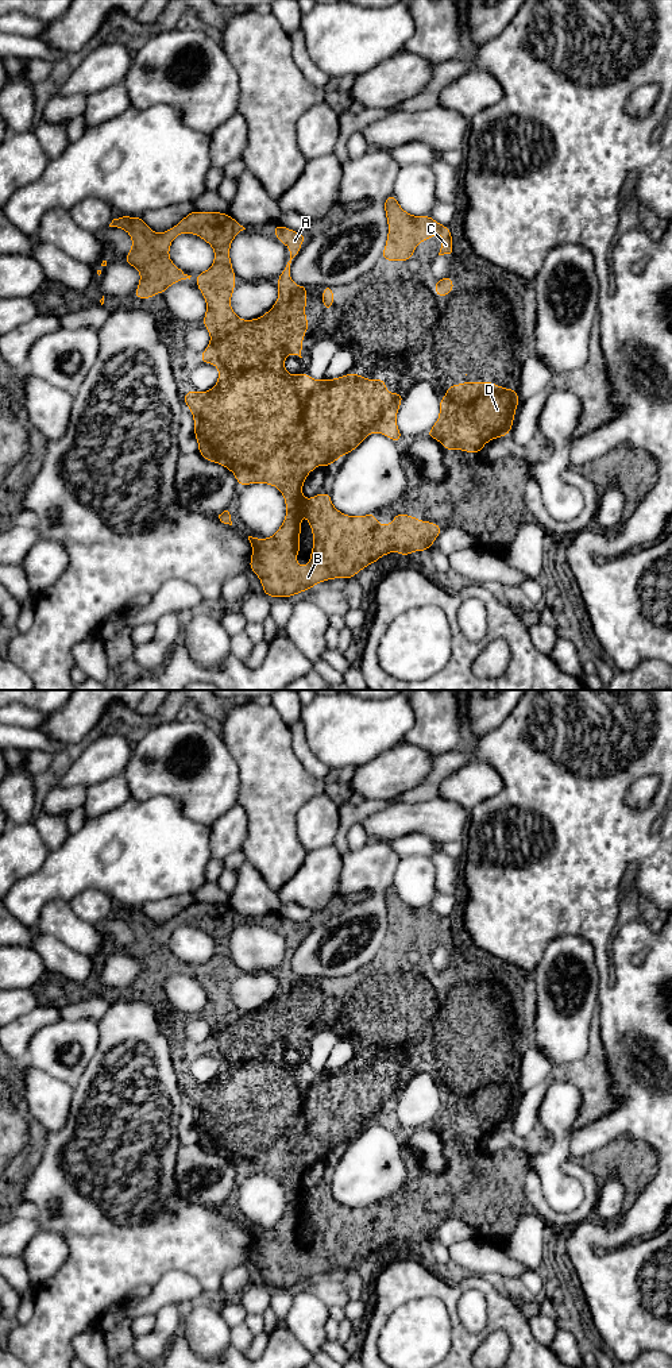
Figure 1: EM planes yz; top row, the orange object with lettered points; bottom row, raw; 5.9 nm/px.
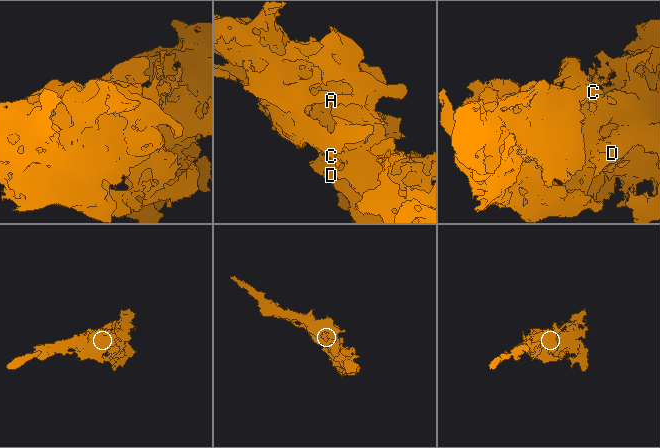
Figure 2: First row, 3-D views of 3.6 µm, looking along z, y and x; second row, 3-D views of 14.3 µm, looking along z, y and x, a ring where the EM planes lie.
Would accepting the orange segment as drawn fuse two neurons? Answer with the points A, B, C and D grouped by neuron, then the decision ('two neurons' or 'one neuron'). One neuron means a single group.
A B C D | one neuron

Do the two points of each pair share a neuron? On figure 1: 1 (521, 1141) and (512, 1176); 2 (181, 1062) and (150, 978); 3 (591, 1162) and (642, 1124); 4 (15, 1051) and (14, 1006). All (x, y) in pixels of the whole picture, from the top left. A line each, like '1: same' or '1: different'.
1: different
2: same
3: different
4: different

